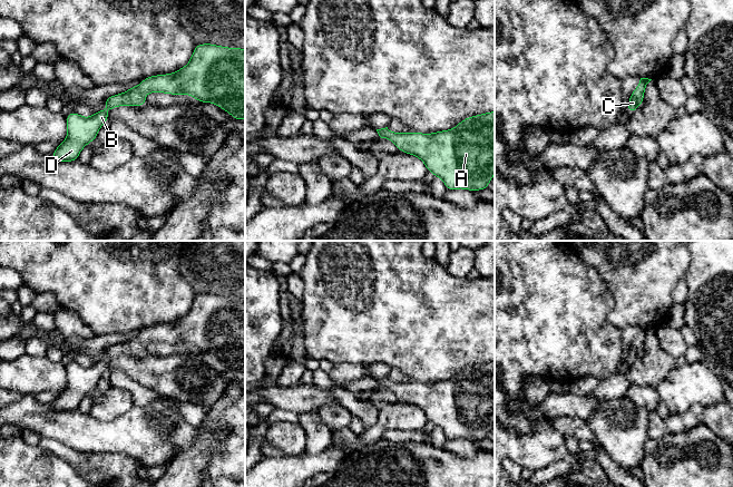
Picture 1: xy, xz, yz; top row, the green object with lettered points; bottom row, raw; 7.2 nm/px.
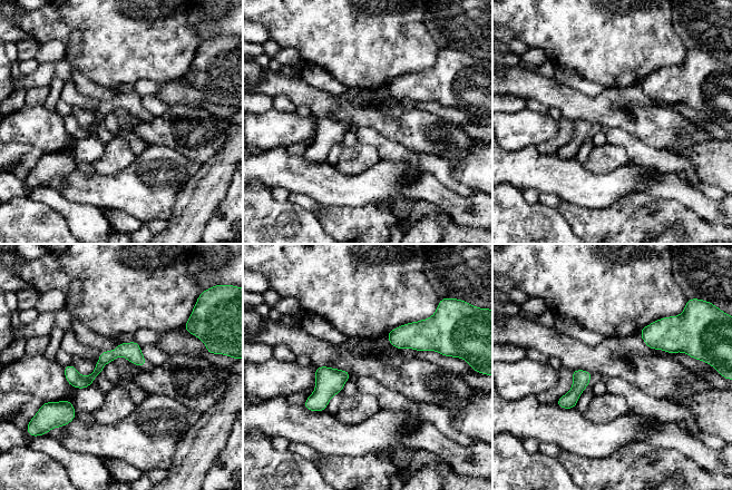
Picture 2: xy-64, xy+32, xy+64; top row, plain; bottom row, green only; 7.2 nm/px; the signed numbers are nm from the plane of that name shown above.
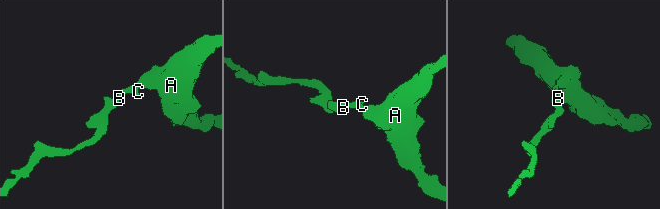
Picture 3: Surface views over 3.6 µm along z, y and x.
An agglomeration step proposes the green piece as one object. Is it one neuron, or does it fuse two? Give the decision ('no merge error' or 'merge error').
no merge error

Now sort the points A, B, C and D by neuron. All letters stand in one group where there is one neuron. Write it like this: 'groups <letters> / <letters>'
groups A B C D

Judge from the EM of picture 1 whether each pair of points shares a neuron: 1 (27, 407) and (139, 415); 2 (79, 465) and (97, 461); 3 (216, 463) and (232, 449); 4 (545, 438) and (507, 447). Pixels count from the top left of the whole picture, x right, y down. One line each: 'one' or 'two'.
1: one
2: two
3: one
4: one

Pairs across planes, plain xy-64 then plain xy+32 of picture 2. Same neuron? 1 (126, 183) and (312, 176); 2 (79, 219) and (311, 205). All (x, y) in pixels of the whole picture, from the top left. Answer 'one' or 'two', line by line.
1: one
2: one

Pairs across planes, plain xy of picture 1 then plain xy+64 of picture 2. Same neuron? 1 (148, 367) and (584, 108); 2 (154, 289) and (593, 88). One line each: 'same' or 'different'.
1: same
2: different

